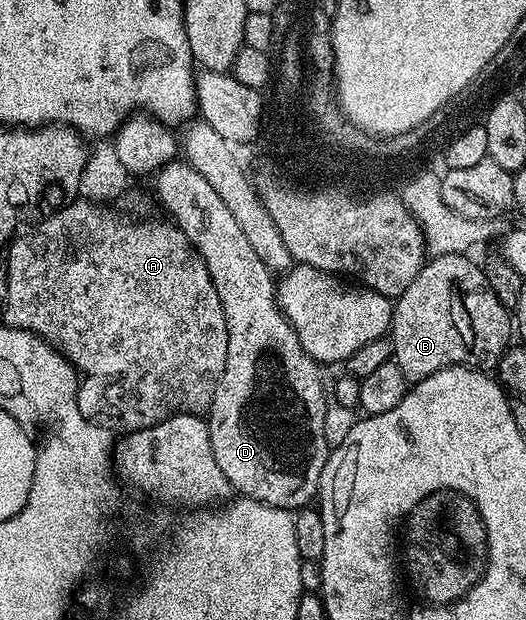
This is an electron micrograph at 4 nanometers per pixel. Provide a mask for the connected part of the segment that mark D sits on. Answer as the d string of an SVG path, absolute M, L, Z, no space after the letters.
M174 161L167 164L166 167L156 172L156 179L157 199L173 214L171 216L172 222L188 237L193 248L199 253L201 260L207 265L207 272L210 273L216 292L219 293L219 300L222 301L223 313L228 325L227 361L223 365L223 373L219 377L217 388L213 390L213 399L207 408L207 422L211 433L211 453L215 453L215 461L219 464L219 469L223 469L223 477L227 477L227 481L233 486L234 492L238 496L254 499L279 509L287 509L291 513L302 507L308 507L318 498L323 469L326 461L329 460L331 450L323 437L323 413L327 402L327 387L321 384L322 368L316 360L304 351L299 337L296 336L295 329L278 306L274 272L269 270L269 266L262 261L259 253L255 253L255 249L251 249L251 244L248 243L246 235L243 234L243 229L239 229L235 217L231 217L231 212L227 209L227 205L223 205L219 193L215 193L215 189L211 189L211 185L207 185L206 179L185 161Z

